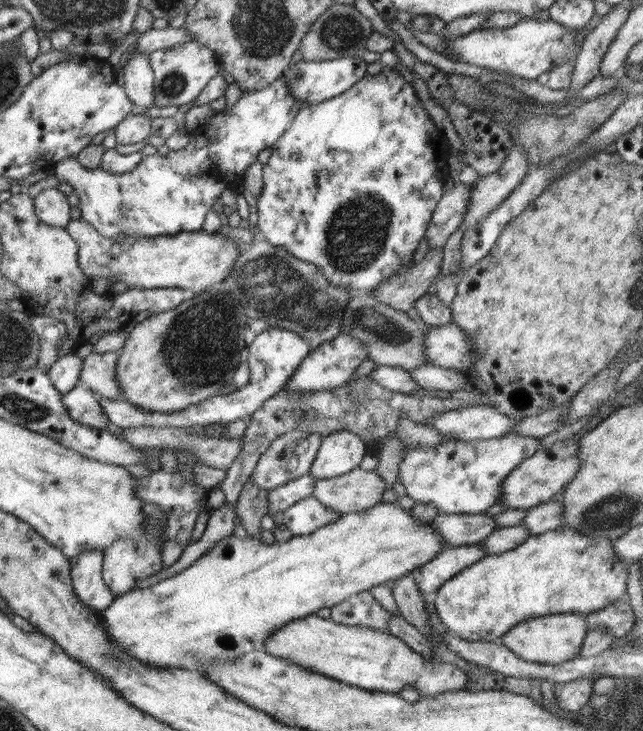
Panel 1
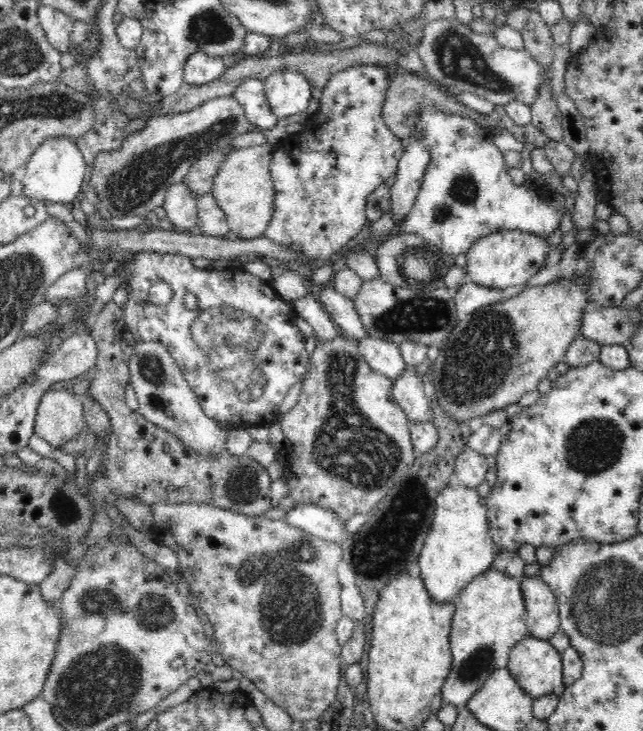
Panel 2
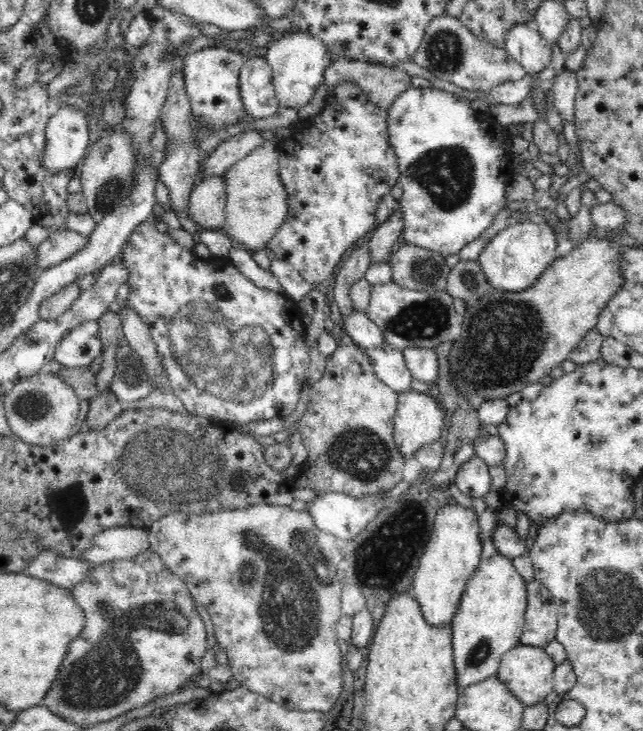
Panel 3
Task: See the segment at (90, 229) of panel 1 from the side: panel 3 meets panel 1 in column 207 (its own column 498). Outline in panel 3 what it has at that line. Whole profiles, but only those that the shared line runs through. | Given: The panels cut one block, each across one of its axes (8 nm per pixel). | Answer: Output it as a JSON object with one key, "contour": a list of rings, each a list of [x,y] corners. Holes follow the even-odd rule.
{"contour":[[[546,221],[513,222],[496,233],[479,253],[477,261],[496,291],[518,292],[532,286],[557,259],[557,234]]]}

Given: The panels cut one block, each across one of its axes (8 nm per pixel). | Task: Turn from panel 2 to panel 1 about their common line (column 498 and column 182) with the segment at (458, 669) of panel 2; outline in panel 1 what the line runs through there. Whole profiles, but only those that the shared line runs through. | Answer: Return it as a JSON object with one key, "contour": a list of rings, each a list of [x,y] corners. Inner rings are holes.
{"contour":[[[381,501],[358,513],[339,514],[338,520],[315,530],[312,534],[304,536],[293,536],[287,541],[276,540],[268,545],[264,544],[260,538],[247,536],[244,539],[238,539],[234,535],[223,538],[216,546],[213,546],[206,554],[203,554],[196,562],[193,562],[186,570],[176,573],[170,578],[160,580],[157,584],[146,588],[134,588],[116,598],[102,611],[99,612],[106,630],[111,634],[111,639],[116,646],[120,646],[122,652],[132,655],[145,665],[155,669],[184,669],[196,672],[207,671],[216,661],[231,661],[237,656],[248,652],[266,651],[266,642],[268,637],[281,626],[284,626],[291,620],[307,617],[309,614],[316,613],[320,608],[332,608],[336,603],[342,602],[345,598],[351,597],[359,592],[370,591],[378,584],[391,584],[399,580],[401,576],[414,572],[422,568],[427,562],[433,560],[445,548],[443,538],[435,531],[432,521],[422,522],[410,511],[403,510],[395,502],[388,504]]]}

